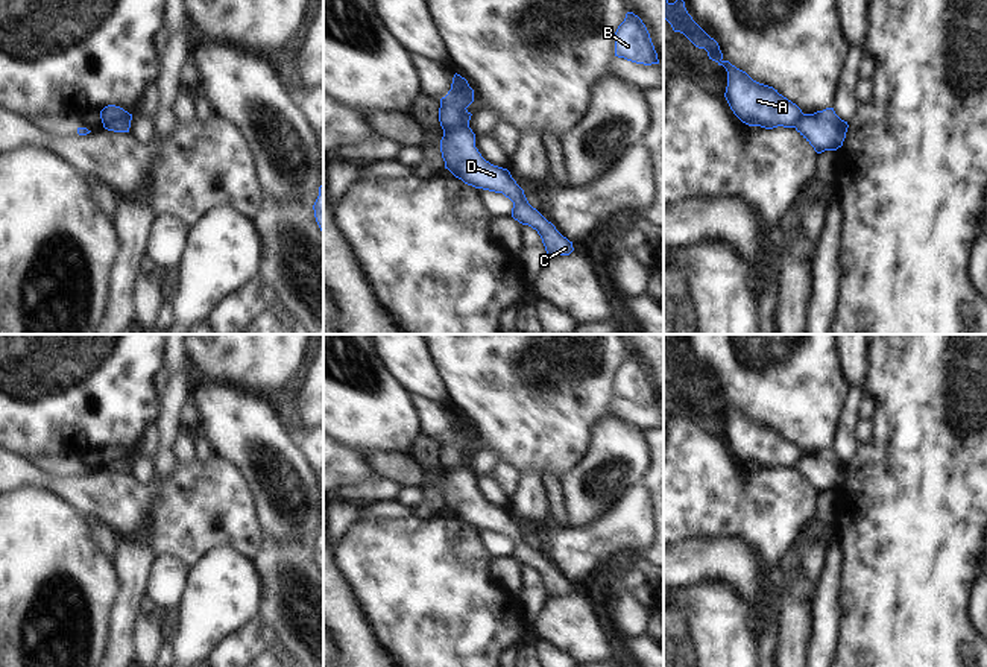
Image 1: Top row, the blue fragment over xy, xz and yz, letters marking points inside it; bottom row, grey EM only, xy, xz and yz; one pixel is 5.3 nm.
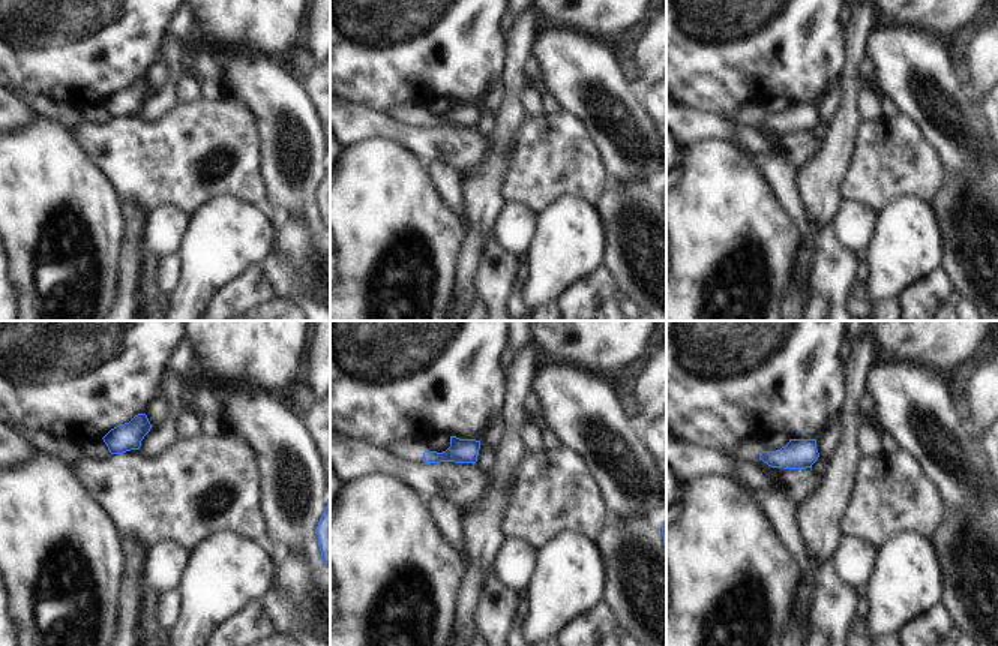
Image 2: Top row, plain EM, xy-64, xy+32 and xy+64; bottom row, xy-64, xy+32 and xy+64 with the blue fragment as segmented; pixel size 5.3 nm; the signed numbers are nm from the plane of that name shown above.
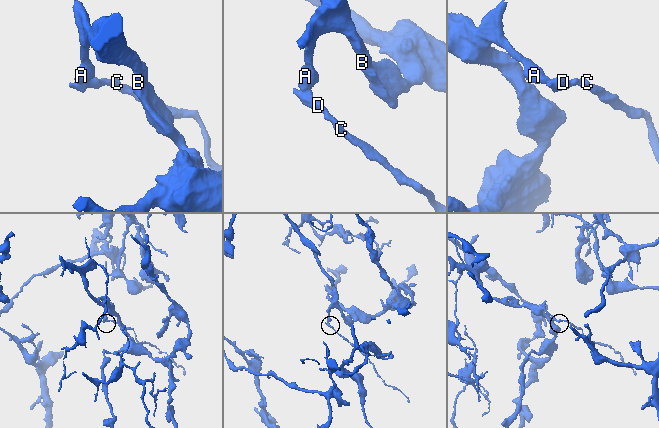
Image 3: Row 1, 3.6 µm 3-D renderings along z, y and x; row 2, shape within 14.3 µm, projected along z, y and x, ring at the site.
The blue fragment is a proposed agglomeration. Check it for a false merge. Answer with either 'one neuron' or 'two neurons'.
two neurons

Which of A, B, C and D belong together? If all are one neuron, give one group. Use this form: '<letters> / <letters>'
A B / C D

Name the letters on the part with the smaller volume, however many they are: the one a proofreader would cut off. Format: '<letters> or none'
C, D

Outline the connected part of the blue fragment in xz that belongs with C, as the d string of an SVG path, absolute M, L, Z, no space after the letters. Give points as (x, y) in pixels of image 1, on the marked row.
M469 126L443 132L440 152L448 169L456 178L475 188L503 193L513 202L512 217L538 231L548 255L569 255L572 242L563 237L556 226L533 208L524 190L516 184L507 169L486 161L475 147L475 134Z

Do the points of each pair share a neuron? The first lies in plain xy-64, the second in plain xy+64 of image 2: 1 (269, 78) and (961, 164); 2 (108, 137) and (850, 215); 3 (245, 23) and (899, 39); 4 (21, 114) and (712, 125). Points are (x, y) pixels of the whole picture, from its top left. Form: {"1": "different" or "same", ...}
{"1": "same", "2": "different", "3": "different", "4": "same"}

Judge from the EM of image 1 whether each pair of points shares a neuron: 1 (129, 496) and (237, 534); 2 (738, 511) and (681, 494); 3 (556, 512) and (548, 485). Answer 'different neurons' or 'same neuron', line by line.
1: same neuron
2: same neuron
3: same neuron

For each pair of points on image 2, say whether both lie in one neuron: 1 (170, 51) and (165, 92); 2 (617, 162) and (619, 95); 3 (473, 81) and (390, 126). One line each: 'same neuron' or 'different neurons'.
1: same neuron
2: same neuron
3: different neurons

